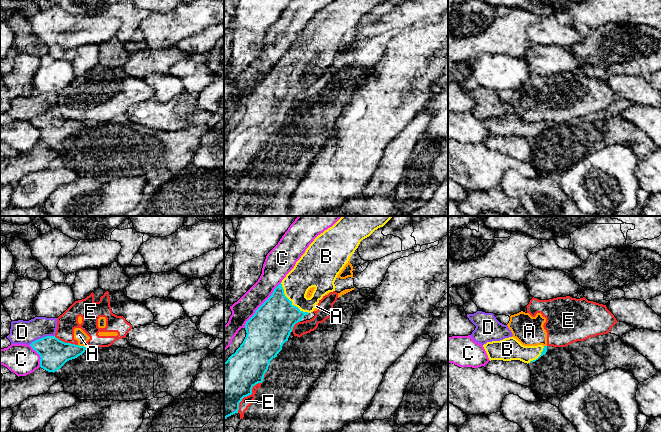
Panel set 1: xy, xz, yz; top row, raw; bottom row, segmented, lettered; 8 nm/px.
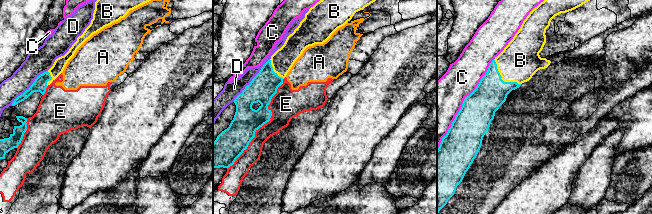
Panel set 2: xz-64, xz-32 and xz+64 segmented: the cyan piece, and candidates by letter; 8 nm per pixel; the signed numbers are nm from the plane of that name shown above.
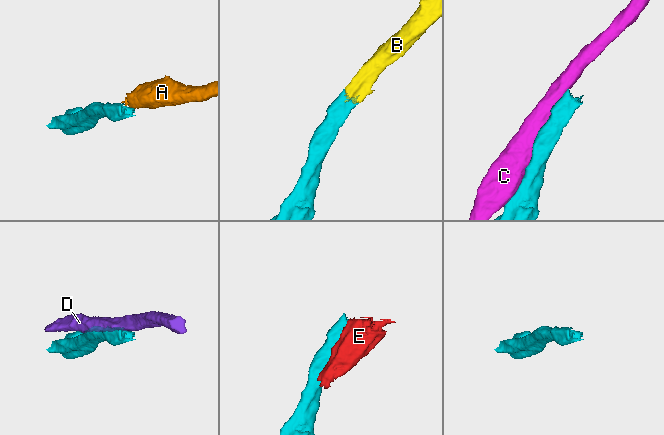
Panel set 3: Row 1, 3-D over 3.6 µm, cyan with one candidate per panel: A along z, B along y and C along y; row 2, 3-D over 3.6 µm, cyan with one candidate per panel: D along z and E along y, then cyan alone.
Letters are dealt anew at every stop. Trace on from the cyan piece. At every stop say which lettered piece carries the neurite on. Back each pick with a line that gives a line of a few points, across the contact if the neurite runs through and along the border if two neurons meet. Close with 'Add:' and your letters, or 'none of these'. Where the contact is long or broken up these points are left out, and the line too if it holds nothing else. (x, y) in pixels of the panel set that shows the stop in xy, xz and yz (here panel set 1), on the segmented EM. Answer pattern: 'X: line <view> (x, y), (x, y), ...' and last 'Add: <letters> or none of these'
B: line xz (271, 325), (290, 301), (294, 286), (305, 274)
Add: B

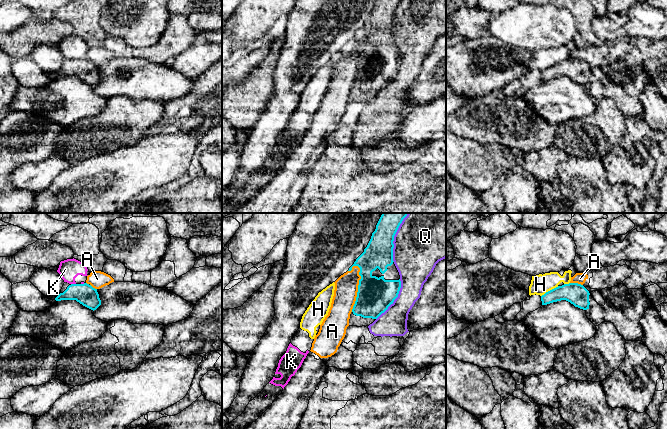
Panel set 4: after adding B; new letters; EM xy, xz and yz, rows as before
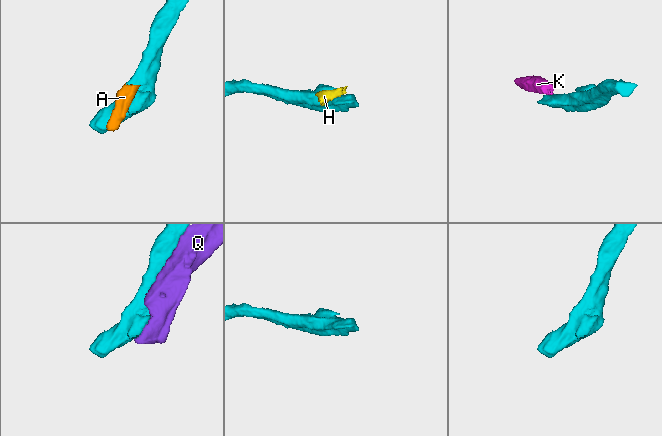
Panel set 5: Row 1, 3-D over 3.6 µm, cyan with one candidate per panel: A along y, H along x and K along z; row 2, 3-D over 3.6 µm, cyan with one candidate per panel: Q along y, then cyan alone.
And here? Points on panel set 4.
Add: none of these

